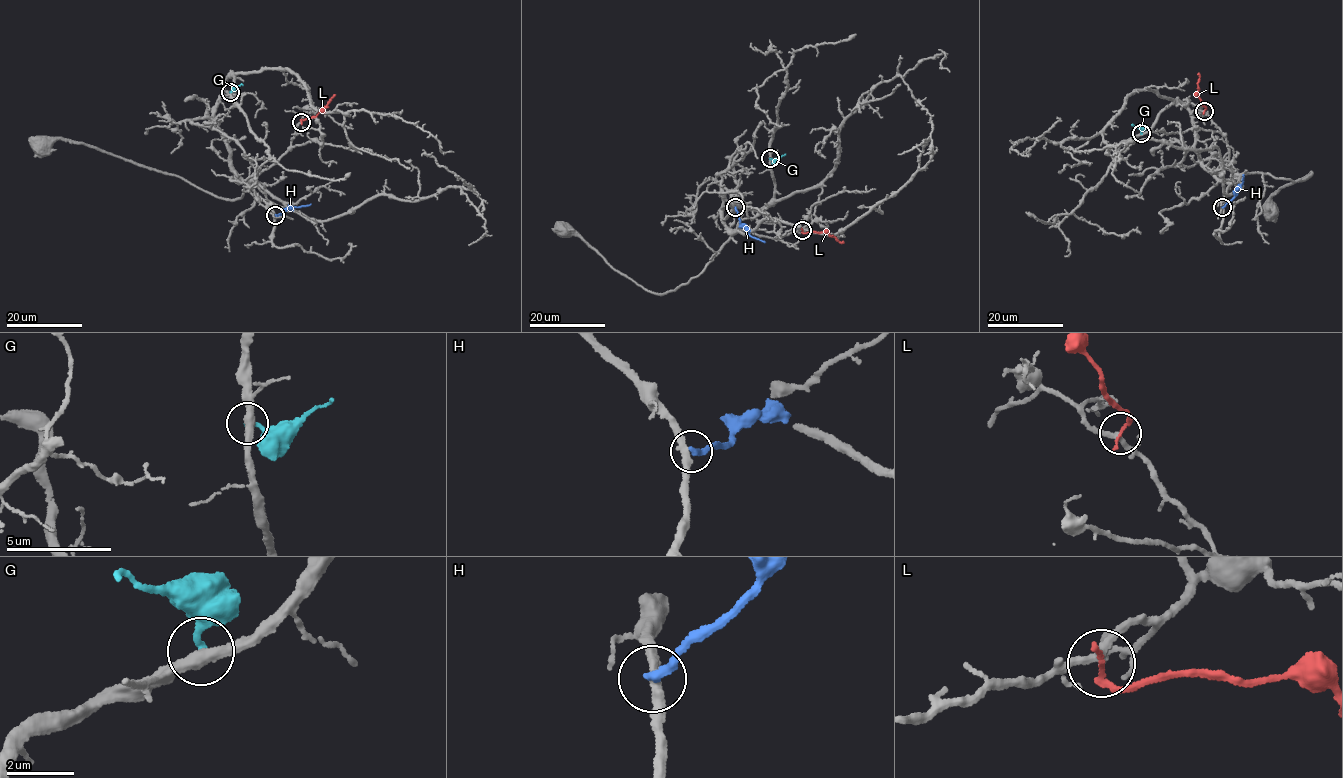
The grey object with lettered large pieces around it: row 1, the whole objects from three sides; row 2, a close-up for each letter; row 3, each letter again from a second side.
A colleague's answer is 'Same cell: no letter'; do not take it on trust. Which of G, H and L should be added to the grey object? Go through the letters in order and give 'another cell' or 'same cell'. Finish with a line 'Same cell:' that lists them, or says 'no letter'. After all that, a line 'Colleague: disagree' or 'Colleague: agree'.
G: another cell
H: another cell
L: another cell
Same cell: no letter
Colleague: agree

